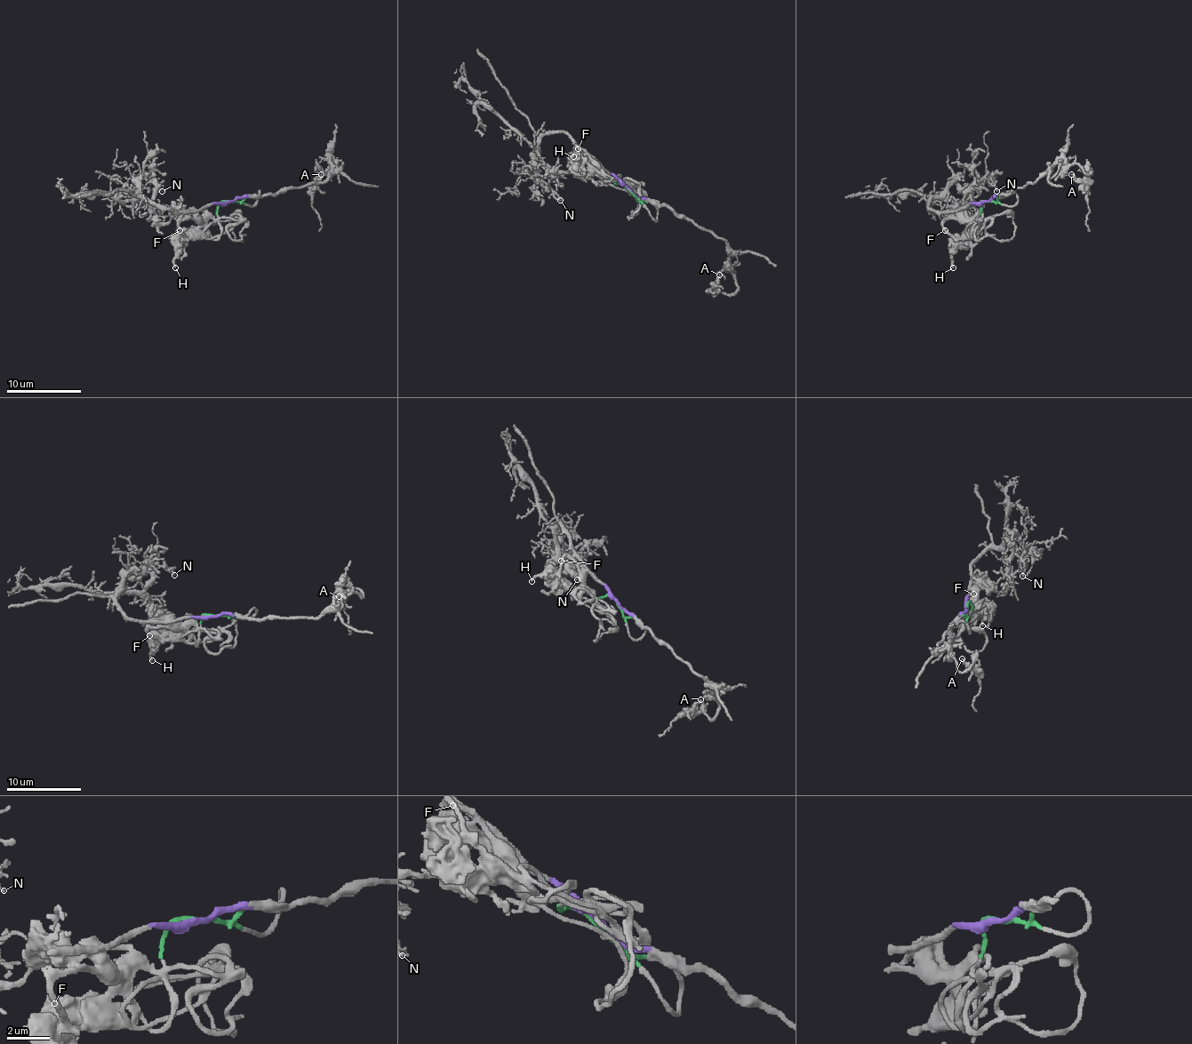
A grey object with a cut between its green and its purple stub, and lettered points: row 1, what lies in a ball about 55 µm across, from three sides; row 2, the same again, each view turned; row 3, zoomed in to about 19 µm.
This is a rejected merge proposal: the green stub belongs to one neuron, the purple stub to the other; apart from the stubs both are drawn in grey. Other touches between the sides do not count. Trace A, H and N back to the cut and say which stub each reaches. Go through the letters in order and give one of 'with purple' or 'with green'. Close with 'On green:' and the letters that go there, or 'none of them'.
A: with purple
H: with green
N: with purple
On green: H

